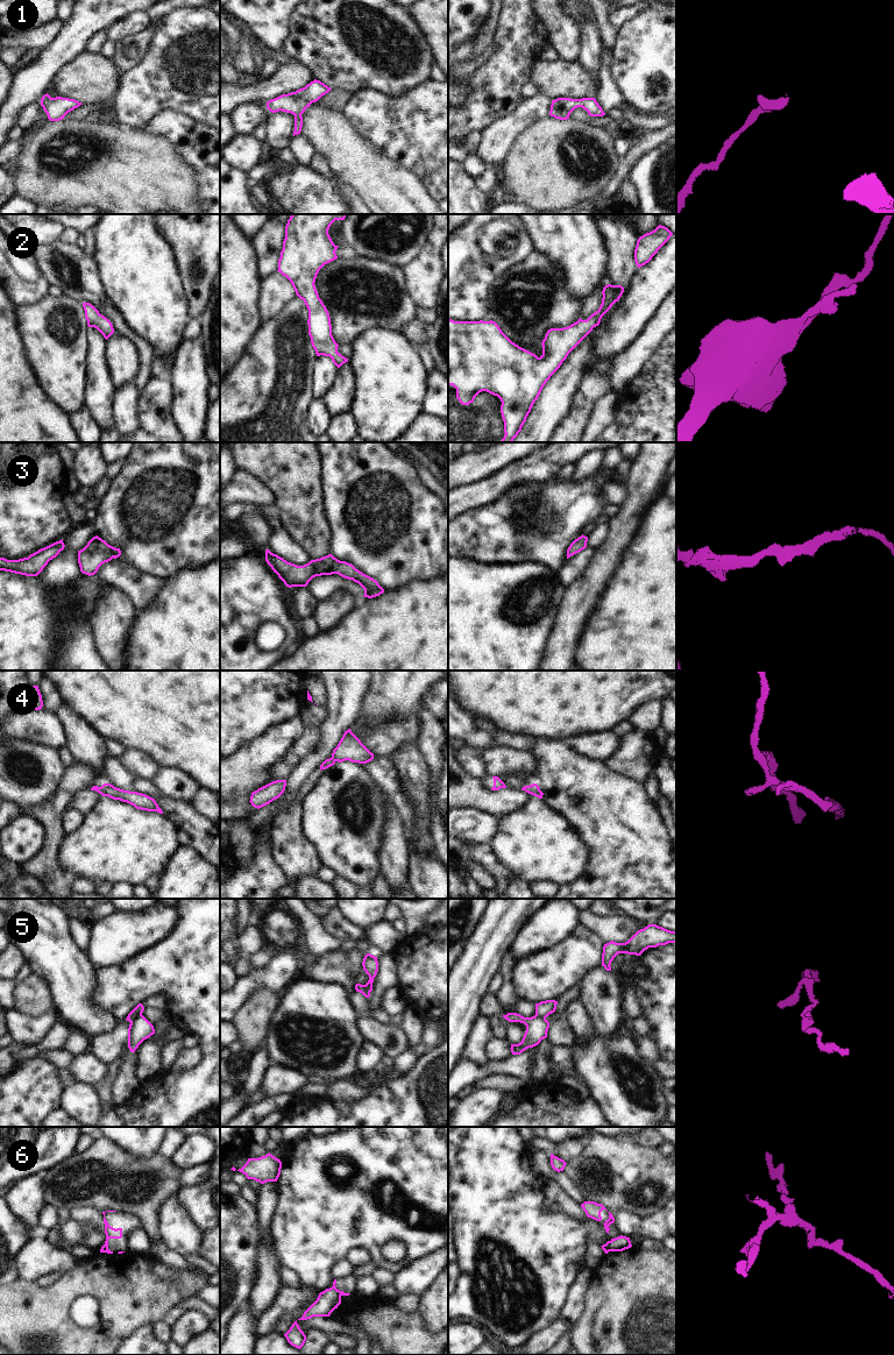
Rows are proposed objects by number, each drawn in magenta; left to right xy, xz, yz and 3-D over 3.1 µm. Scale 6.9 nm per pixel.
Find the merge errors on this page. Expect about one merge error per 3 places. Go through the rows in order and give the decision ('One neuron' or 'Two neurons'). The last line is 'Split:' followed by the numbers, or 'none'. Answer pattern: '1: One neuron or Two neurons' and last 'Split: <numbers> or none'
1: One neuron
2: One neuron
3: One neuron
4: Two neurons
5: Two neurons
6: Two neurons
Split: 4, 5, 6.

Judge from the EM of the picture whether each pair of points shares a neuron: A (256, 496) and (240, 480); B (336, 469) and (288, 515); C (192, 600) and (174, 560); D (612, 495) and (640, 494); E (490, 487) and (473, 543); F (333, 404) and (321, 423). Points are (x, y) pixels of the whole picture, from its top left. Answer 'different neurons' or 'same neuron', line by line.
A: same neuron
B: different neurons
C: different neurons
D: different neurons
E: different neurons
F: different neurons

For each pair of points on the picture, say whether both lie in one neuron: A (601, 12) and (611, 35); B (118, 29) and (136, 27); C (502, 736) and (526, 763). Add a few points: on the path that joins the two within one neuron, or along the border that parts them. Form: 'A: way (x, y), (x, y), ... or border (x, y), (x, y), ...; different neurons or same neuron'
A: way (602, 18), (607, 29); same neuron
B: way (122, 29), (132, 27); same neuron
C: border (495, 743), (526, 752); different neurons

